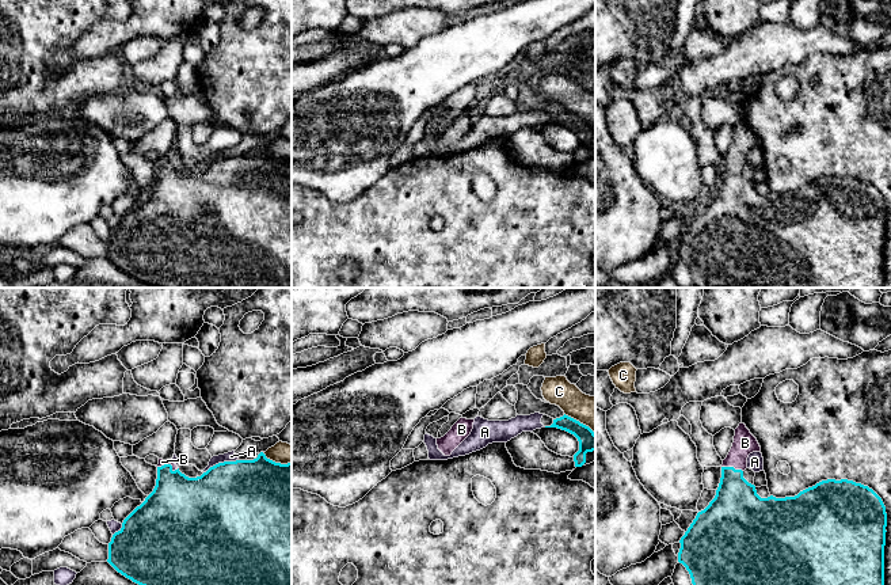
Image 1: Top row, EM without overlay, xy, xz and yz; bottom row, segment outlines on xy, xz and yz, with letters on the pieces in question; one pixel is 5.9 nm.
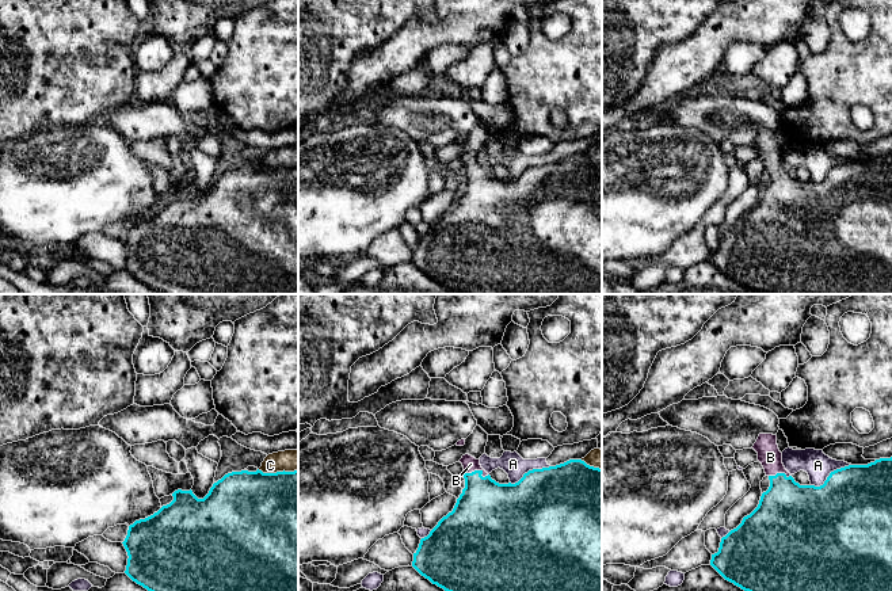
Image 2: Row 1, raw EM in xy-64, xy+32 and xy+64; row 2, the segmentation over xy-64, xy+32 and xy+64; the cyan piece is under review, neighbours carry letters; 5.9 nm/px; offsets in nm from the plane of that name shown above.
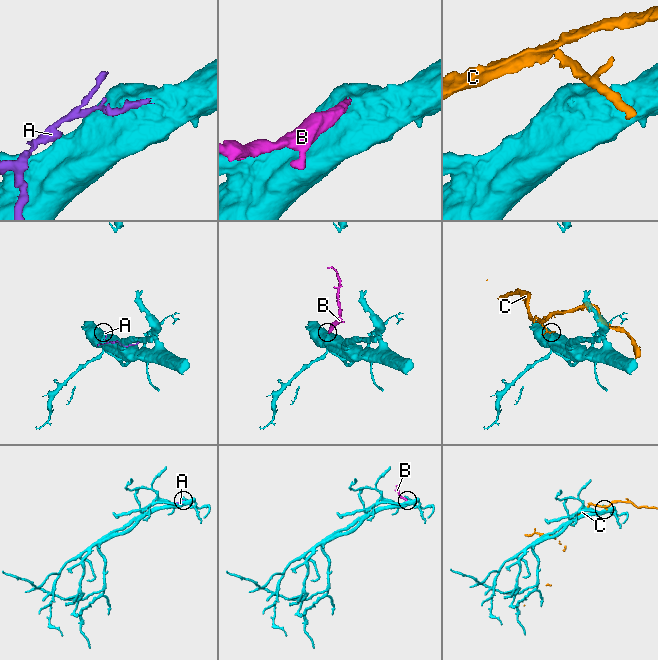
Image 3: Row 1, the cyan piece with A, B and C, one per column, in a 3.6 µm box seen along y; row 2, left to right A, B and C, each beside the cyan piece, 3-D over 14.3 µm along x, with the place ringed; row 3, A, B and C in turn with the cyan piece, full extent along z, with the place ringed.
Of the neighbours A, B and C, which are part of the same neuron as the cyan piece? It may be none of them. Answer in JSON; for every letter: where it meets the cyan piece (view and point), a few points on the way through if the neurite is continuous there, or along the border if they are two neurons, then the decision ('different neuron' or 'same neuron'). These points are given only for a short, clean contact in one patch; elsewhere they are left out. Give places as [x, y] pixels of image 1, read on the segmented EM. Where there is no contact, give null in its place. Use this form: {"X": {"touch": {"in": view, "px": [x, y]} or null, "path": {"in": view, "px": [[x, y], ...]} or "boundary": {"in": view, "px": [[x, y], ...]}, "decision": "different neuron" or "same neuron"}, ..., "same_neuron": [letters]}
{"A": {"touch": {"in": "xy", "px": [220, 463]}, "decision": "different neuron"}, "B": {"touch": {"in": "xy", "px": [168, 464]}, "path": {"in": "xy", "px": [[179, 505], [168, 477], [168, 464], [162, 462]]}, "decision": "same neuron"}, "C": {"touch": {"in": "xz", "px": [579, 422]}, "decision": "different neuron"}, "same_neuron": ["B"]}

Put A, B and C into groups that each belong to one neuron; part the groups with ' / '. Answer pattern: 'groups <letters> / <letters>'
groups A / B / C

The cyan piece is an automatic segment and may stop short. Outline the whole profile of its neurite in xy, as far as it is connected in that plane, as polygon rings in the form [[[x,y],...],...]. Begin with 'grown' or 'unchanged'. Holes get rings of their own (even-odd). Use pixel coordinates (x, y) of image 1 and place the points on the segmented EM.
grown | [[[263,452],[254,460],[224,461],[197,478],[182,474],[172,460],[159,459],[153,491],[122,523],[108,543],[107,562],[138,585],[292,585],[292,463],[281,464]]]

